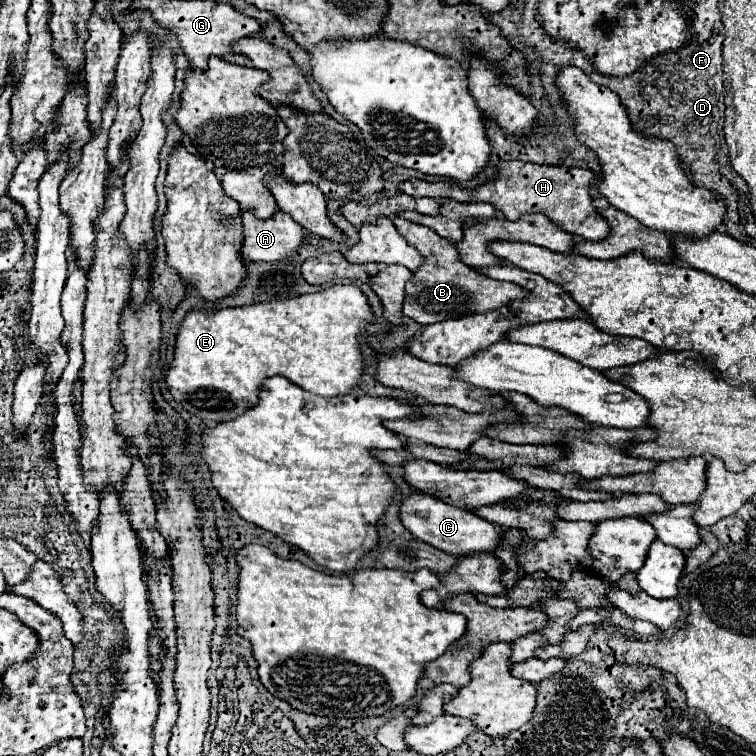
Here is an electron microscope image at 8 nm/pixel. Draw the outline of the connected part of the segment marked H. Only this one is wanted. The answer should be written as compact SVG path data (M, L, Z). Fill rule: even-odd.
M506 161L498 163L498 177L478 185L474 189L464 189L456 183L436 181L428 183L424 179L408 179L400 185L402 193L412 197L438 197L438 199L454 199L454 201L484 201L490 205L496 205L498 211L504 213L506 219L518 219L524 213L542 213L552 223L560 225L566 233L572 233L574 237L582 237L588 241L600 241L602 237L608 237L608 223L602 221L600 213L592 205L590 197L590 183L594 179L594 173L590 169L582 167L554 167L554 165L538 165L538 163L522 163L522 161Z

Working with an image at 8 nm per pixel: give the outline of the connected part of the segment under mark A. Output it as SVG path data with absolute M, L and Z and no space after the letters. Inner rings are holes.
M244 209L240 215L244 227L240 255L246 261L282 261L300 247L306 233L284 211L276 211L268 219L258 219L250 209Z

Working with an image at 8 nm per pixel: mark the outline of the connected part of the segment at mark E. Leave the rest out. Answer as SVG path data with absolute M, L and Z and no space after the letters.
M332 285L326 287L324 291L318 293L308 293L308 295L296 295L292 299L284 299L284 301L264 301L264 303L252 303L252 305L244 305L244 307L224 307L218 311L188 311L186 317L180 323L180 329L176 333L176 349L174 349L174 361L170 363L170 369L166 373L166 387L170 391L170 395L174 397L176 403L180 403L180 407L196 417L200 417L204 421L204 425L214 427L220 421L228 421L234 419L238 415L242 415L246 409L254 407L258 403L258 389L262 385L264 379L272 377L272 375L282 375L286 379L290 379L294 385L316 393L316 395L324 395L324 397L334 397L334 395L346 395L350 393L350 389L358 383L362 371L364 371L364 363L362 363L362 355L358 349L358 333L372 321L372 309L368 305L368 299L364 297L364 293L360 291L360 287L356 285Z

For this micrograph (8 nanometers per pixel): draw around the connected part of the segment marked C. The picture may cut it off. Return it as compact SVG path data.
M412 493L402 499L400 521L420 541L434 545L436 549L442 549L452 555L458 555L458 553L464 555L464 553L476 553L476 551L492 553L502 539L502 529L498 525L486 519L480 519L468 509L446 505L440 499L424 495L424 493Z

